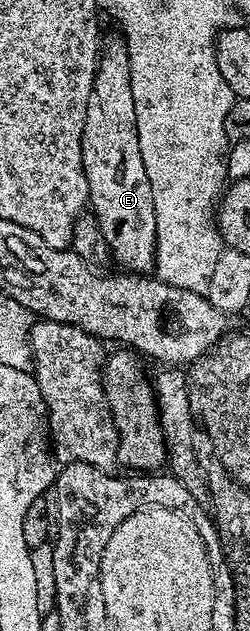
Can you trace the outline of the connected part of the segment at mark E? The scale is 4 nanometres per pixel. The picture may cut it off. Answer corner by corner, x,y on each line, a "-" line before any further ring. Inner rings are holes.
121,36
105,38
100,49
98,70
92,83
92,95
88,95
88,111
82,132
82,166
88,179
89,208
104,231
104,239
110,248
111,258
119,261
123,270
134,275
146,275
154,269
156,247
156,207
152,203
152,183
148,183
148,171
144,171
144,159
140,155
140,139
136,127
136,103
132,103
130,82
130,56

